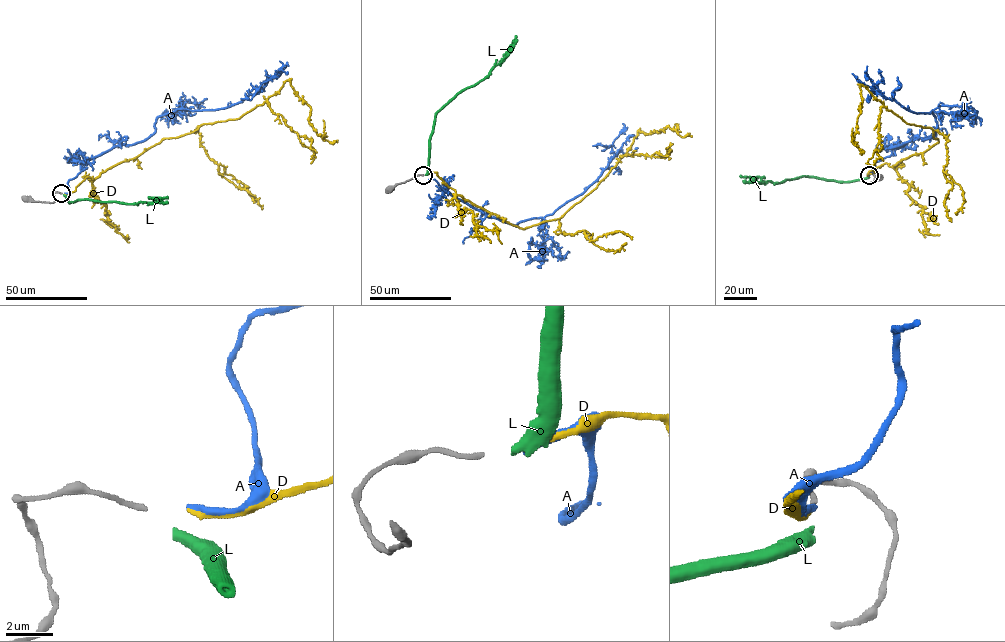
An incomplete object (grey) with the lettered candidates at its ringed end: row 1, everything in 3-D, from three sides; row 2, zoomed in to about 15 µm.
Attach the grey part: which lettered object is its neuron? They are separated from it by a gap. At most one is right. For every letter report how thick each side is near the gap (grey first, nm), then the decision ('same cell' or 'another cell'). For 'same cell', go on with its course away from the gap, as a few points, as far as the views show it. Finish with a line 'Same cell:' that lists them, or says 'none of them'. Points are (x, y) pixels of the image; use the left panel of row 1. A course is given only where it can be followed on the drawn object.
A: 240/260 nm | another cell
D: 240/200 nm | another cell
L: 240/400 nm | another cell
Same cell: none of them

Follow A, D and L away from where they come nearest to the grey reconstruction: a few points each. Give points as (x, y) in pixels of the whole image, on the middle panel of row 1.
A: (426, 175), (445, 192), (517, 226), (552, 214), (582, 194), (617, 151), (629, 155), (636, 148)
D: (426, 174), (436, 172), (456, 195), (525, 228), (561, 218), (579, 202), (639, 131), (667, 126), (691, 137)
L: (425, 175), (435, 115), (459, 93), (477, 84), (499, 64), (516, 36)

